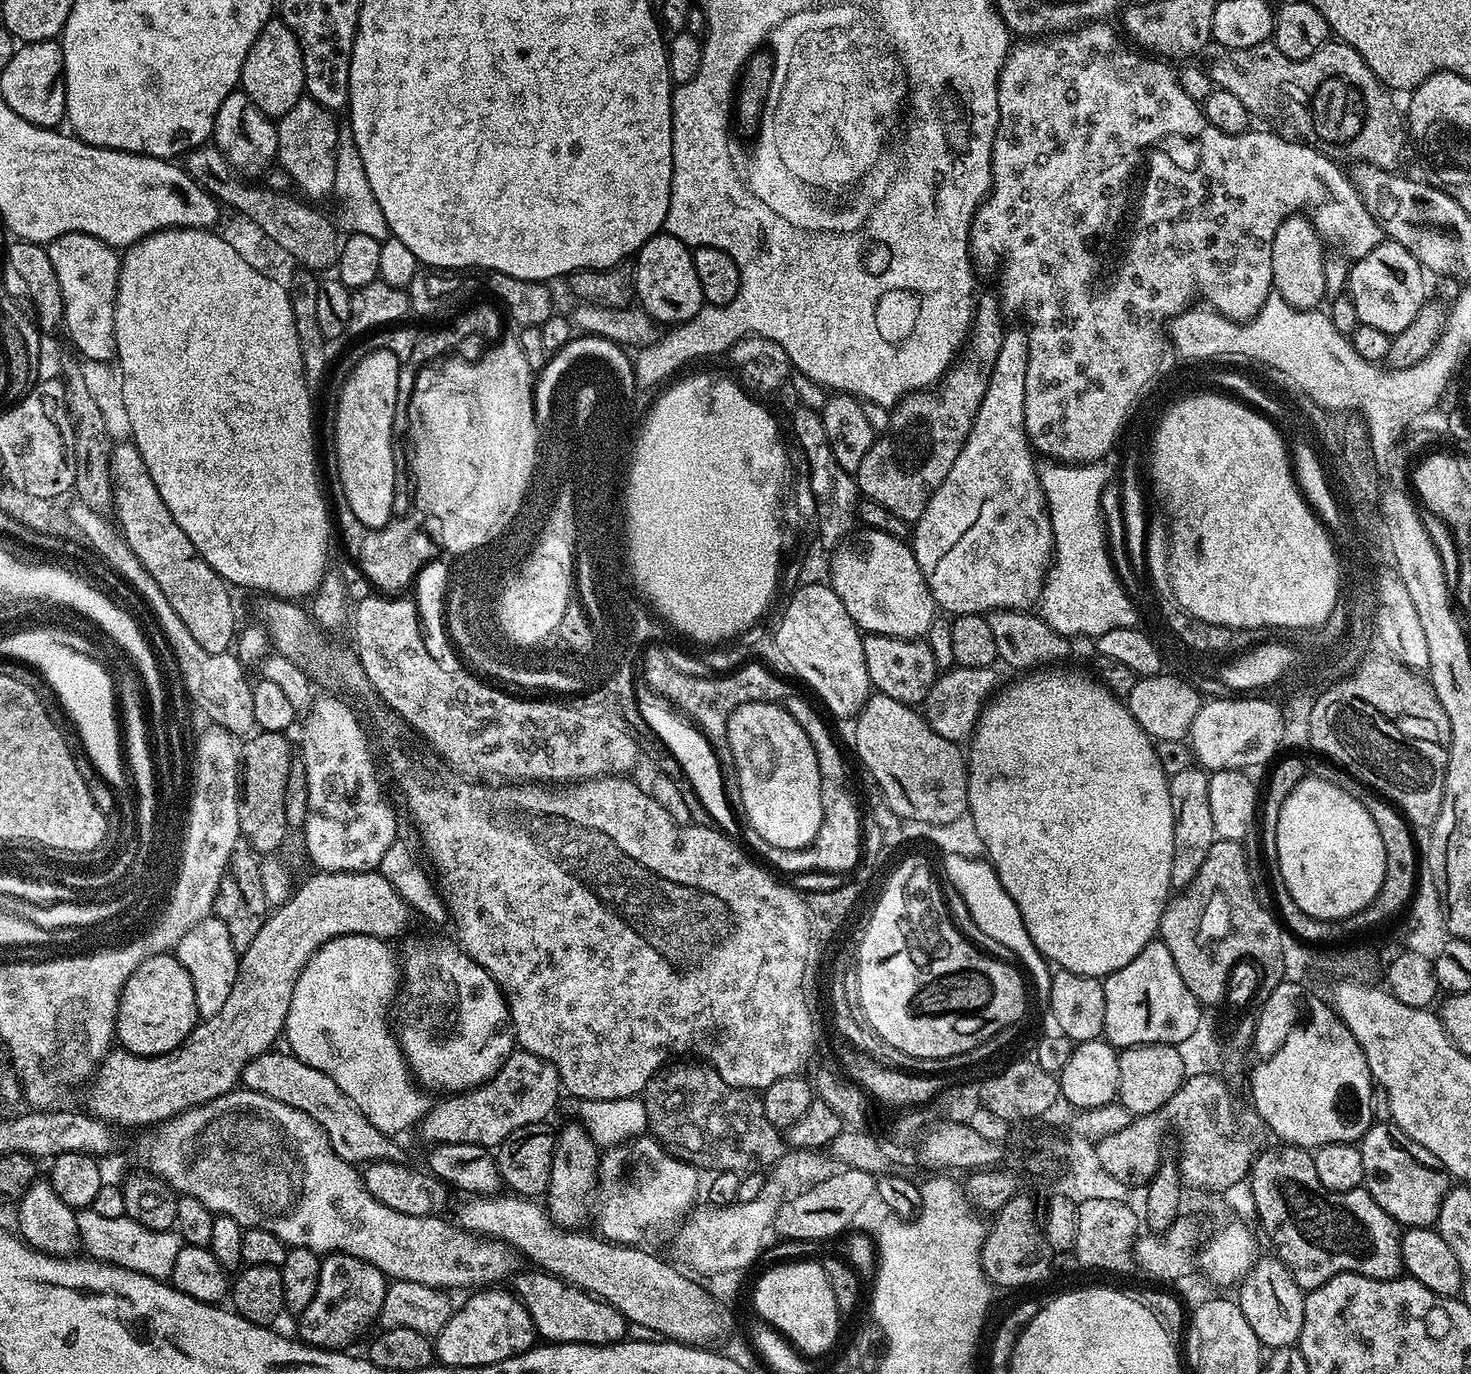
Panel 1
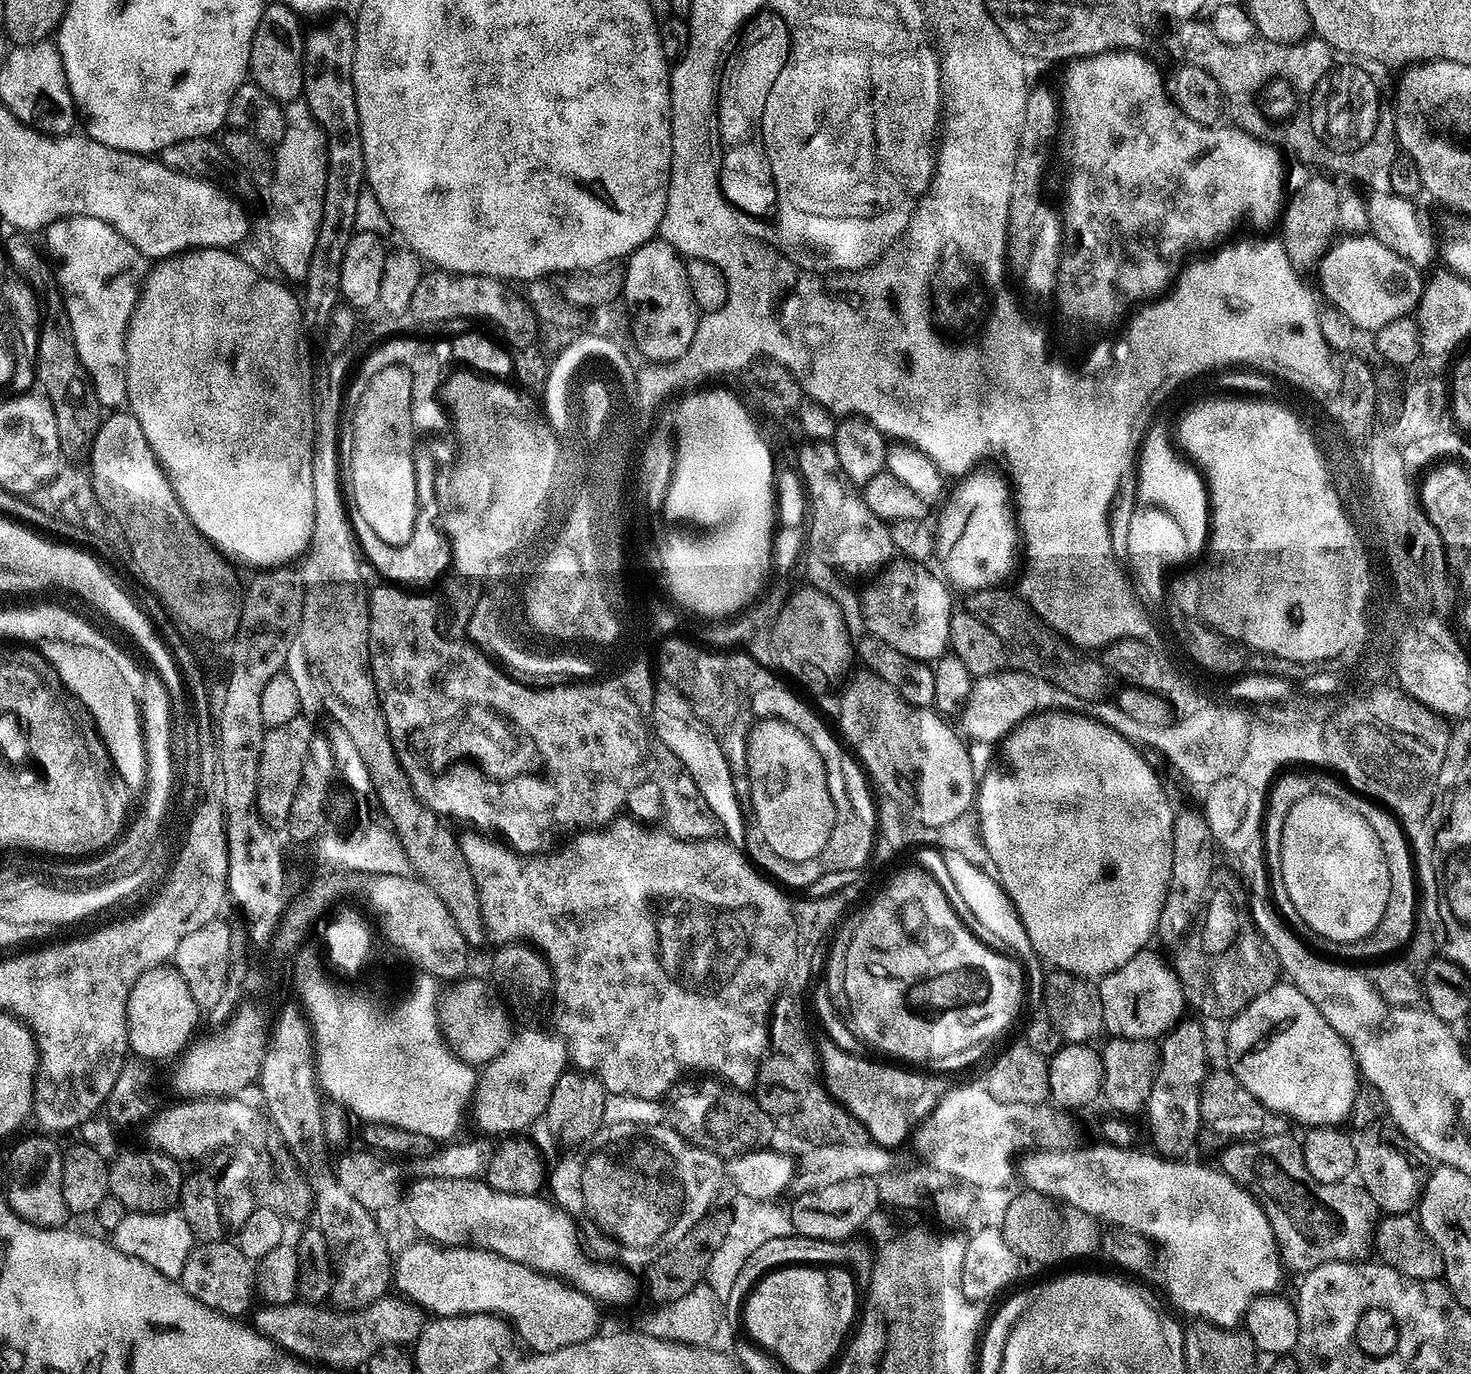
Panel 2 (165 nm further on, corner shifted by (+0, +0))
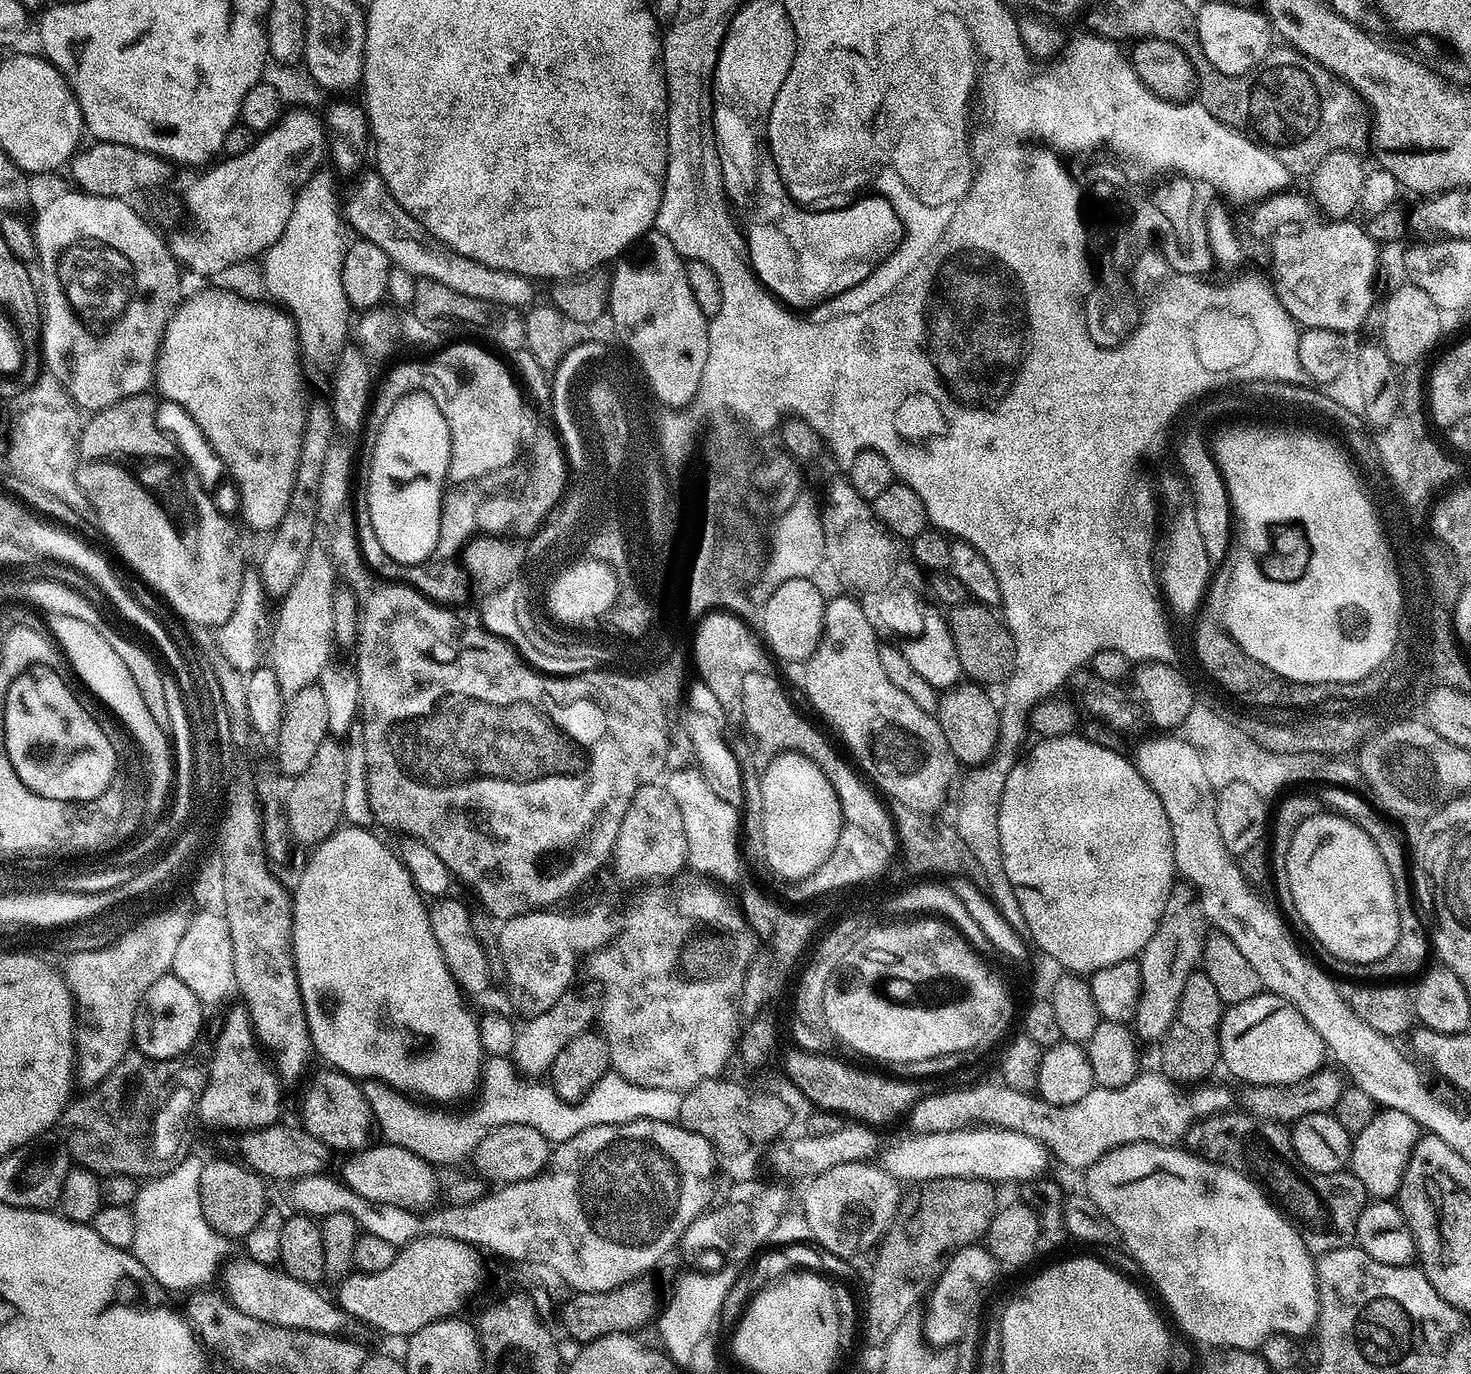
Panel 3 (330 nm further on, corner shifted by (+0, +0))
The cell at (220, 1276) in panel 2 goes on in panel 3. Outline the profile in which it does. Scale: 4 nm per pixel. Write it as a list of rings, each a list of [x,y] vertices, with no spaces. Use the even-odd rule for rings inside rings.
[[[240,1254],[237,1260],[231,1260],[222,1268],[222,1292],[228,1303],[242,1310],[242,1314],[258,1318],[263,1324],[273,1324],[279,1328],[305,1328],[307,1332],[327,1336],[341,1333],[344,1330],[342,1328],[350,1323],[348,1313],[338,1306],[335,1299],[327,1300],[317,1285],[298,1282],[298,1278],[290,1278],[290,1274],[279,1267],[254,1262],[244,1254]]]

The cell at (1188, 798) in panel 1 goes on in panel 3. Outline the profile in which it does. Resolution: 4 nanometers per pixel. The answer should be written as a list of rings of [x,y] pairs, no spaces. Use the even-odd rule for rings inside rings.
[[[1187,882],[1173,883],[1166,898],[1166,910],[1162,910],[1162,918],[1158,922],[1158,930],[1154,930],[1154,938],[1146,942],[1138,957],[1140,1001],[1136,1007],[1134,1031],[1141,1041],[1156,1042],[1167,1034],[1168,1028],[1174,1022],[1186,980],[1192,972],[1197,971],[1201,963],[1204,940],[1209,931],[1210,924],[1204,917],[1196,890]]]

